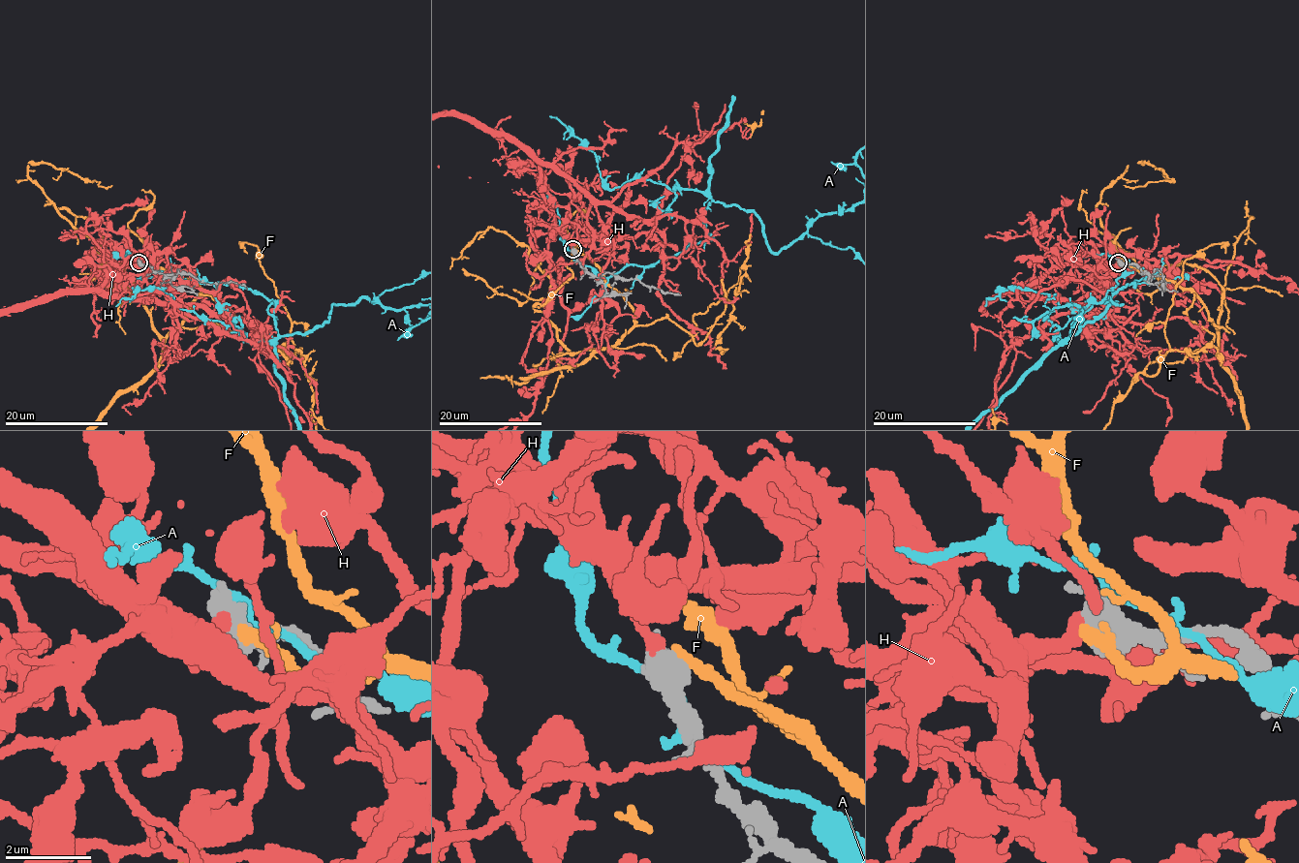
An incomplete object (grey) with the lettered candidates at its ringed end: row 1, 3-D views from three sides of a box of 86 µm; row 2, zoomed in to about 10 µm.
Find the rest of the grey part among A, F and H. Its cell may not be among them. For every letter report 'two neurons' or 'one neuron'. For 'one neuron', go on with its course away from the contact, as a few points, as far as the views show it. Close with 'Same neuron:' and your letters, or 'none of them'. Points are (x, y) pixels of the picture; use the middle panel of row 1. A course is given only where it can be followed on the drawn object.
A: two neurons
F: two neurons
H: one neuron; course (573, 249), (572, 241), (651, 236), (663, 263), (679, 262), (664, 261), (659, 295), (708, 334), (726, 368)
Same neuron: H

